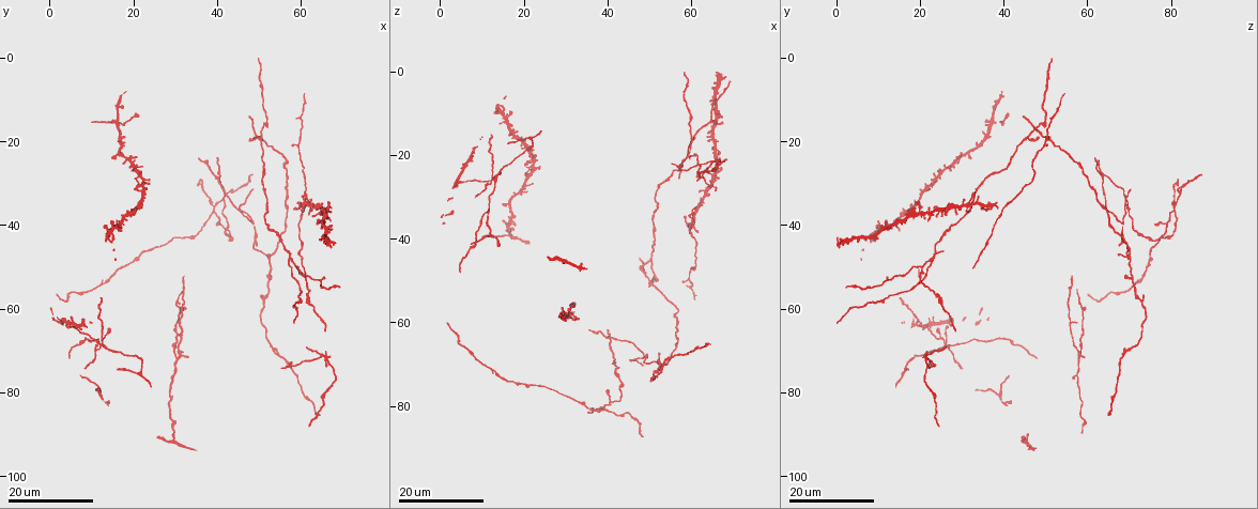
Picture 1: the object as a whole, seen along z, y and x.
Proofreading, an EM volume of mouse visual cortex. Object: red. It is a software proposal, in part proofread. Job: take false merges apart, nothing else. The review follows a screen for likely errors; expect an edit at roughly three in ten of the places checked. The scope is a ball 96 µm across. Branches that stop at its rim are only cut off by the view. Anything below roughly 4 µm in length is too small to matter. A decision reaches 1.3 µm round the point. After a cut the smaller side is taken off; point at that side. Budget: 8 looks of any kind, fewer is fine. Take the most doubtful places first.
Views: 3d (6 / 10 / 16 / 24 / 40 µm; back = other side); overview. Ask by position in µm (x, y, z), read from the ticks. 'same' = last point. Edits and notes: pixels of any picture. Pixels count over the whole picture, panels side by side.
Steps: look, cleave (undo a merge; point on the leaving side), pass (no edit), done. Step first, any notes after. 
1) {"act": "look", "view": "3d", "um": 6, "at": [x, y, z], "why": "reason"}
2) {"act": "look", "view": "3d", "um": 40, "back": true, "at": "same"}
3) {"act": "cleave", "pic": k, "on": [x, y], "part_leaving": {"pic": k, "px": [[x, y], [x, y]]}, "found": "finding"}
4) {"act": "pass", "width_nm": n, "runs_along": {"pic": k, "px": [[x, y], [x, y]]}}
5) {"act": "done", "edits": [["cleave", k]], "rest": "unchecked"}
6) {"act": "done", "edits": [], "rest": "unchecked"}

{"act": "look", "view": "3d", "um": 24, "at": [65.0, 71.5, 22.0], "why": "three-way junction"}

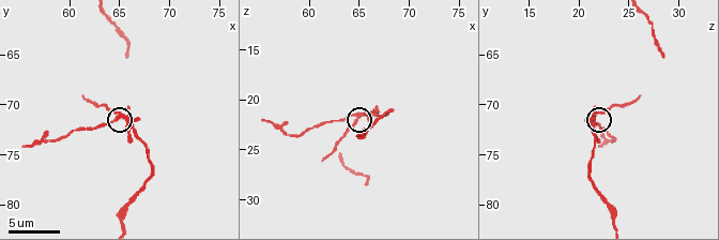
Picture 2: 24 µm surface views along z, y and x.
{"act": "look", "view": "3d", "um": 10, "at": [64.8, 71.4, 21.6], "why": "closer look"}

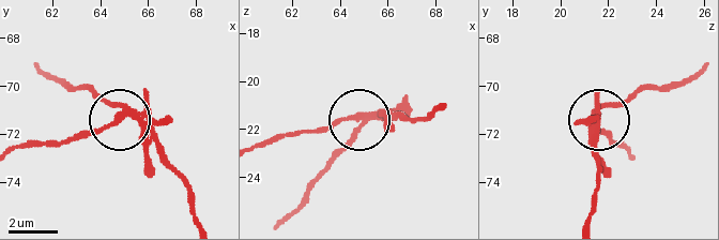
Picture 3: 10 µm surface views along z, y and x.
{"act": "cleave", "pic": 3, "on": [148, 162], "side_arm_um": 12, "found": "two cells meet here"}

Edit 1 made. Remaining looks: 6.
{"act": "look", "view": "3d", "um": 24, "at": [12.5, 69.0, 26.0], "why": "looks like a crossing"}

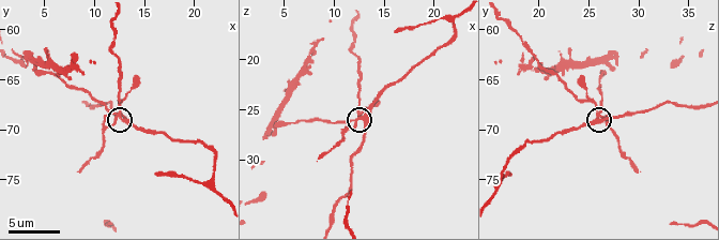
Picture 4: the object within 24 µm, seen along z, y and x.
{"act": "look", "view": "3d", "um": 6, "at": [12.6, 69.0, 25.6]}

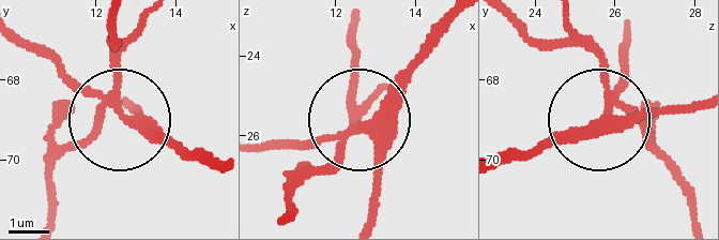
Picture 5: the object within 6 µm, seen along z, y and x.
{"act": "cleave", "pic": 5, "on": [63, 111], "width_nm": 300, "part_leaving": {"pic": 5, "px": [[108, 102], [54, 170], [50, 222]]}, "found": "two cells meet here"}

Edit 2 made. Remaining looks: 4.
{"act": "look", "view": "overview", "why": "see it whole again"}

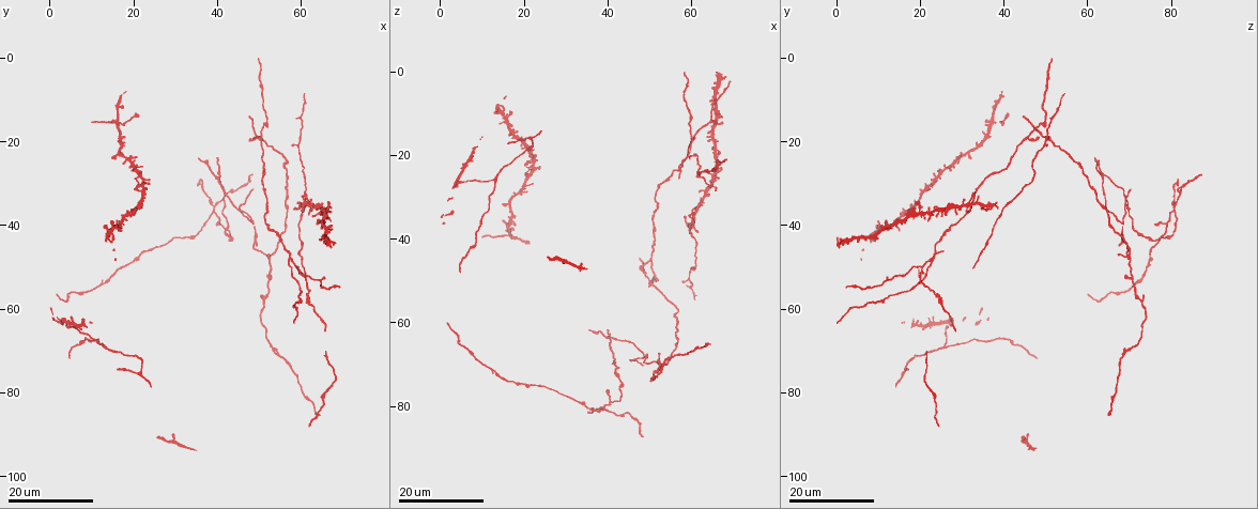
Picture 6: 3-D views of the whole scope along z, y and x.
{"act": "look", "view": "3d", "um": 24, "at": [59.0, 20.5, 50.0], "why": "two arms in line, one across"}

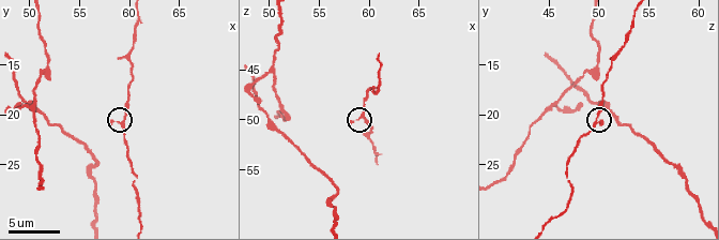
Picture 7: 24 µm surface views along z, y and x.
{"act": "look", "view": "3d", "um": 6, "at": [59.4, 20.6, 49.8], "why": "closer look"}

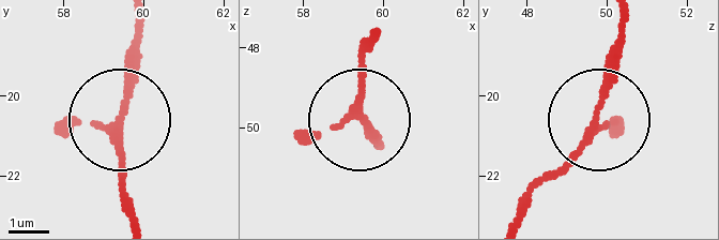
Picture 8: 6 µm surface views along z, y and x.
{"act": "pass", "arms": 3, "found": "one cell here"}

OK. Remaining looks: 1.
{"act": "done", "edits": [["cleave", 3], ["cleave", 5]], "rest": "unchecked"}

